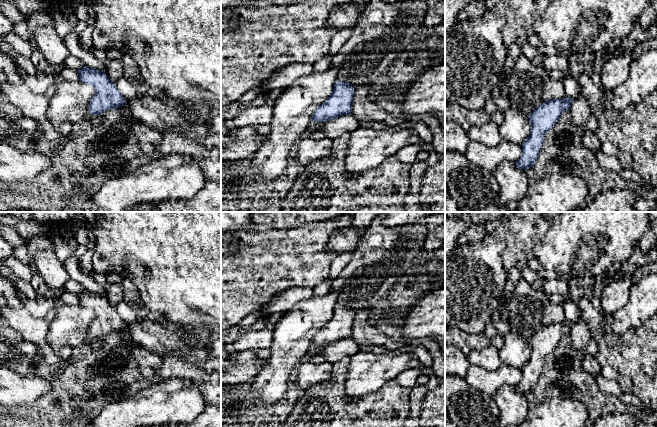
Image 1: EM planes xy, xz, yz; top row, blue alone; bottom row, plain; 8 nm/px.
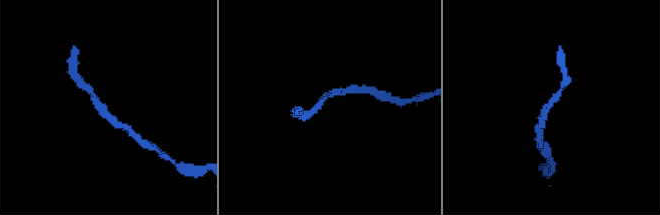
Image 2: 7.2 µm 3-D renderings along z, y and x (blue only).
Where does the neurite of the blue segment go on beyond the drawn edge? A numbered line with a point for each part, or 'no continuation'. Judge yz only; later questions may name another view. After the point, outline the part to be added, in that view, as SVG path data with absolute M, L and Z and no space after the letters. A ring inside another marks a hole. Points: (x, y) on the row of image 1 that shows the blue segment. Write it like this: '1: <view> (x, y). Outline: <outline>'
no continuation

